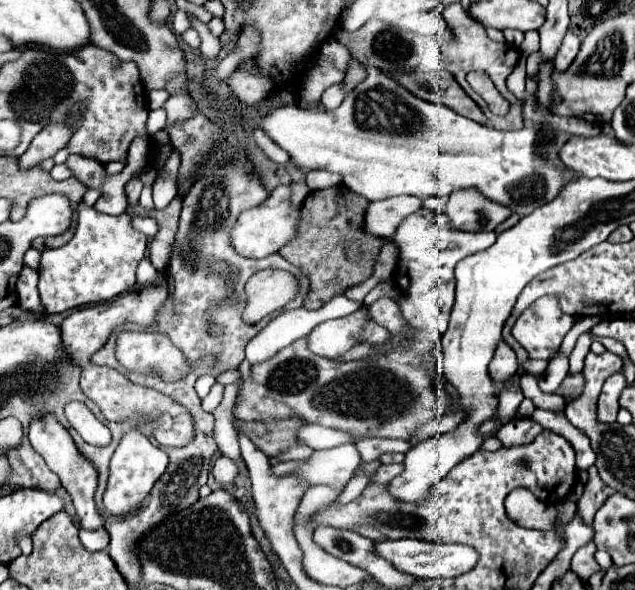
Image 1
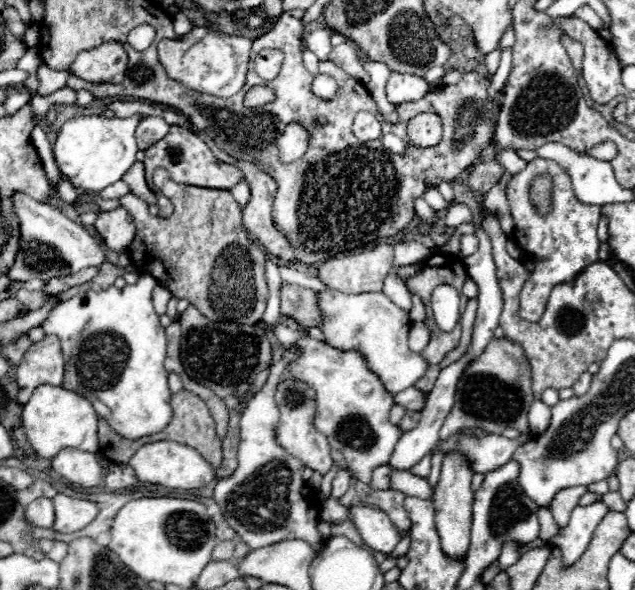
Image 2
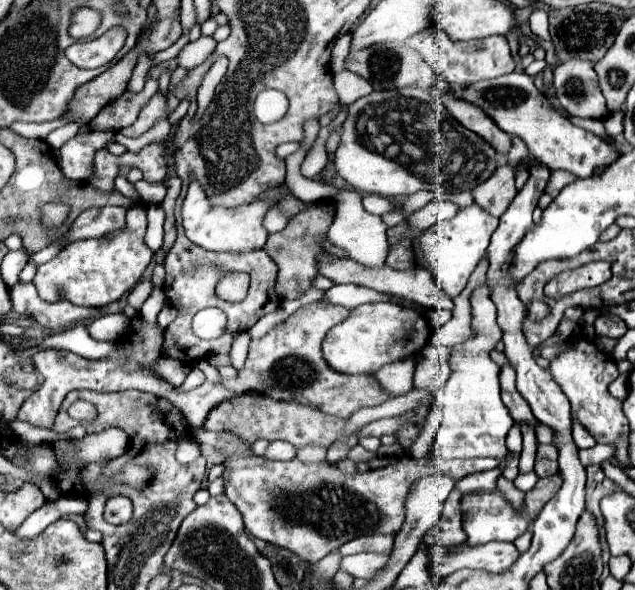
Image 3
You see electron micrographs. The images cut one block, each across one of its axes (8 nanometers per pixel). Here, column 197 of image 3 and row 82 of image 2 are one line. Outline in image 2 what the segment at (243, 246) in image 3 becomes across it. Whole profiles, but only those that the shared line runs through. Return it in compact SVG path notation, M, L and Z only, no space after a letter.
M194 26L180 40L160 40L158 56L162 60L162 66L166 68L166 74L170 74L172 80L182 80L182 84L198 92L206 92L218 98L230 98L246 82L250 48L250 38L232 36L212 26Z

